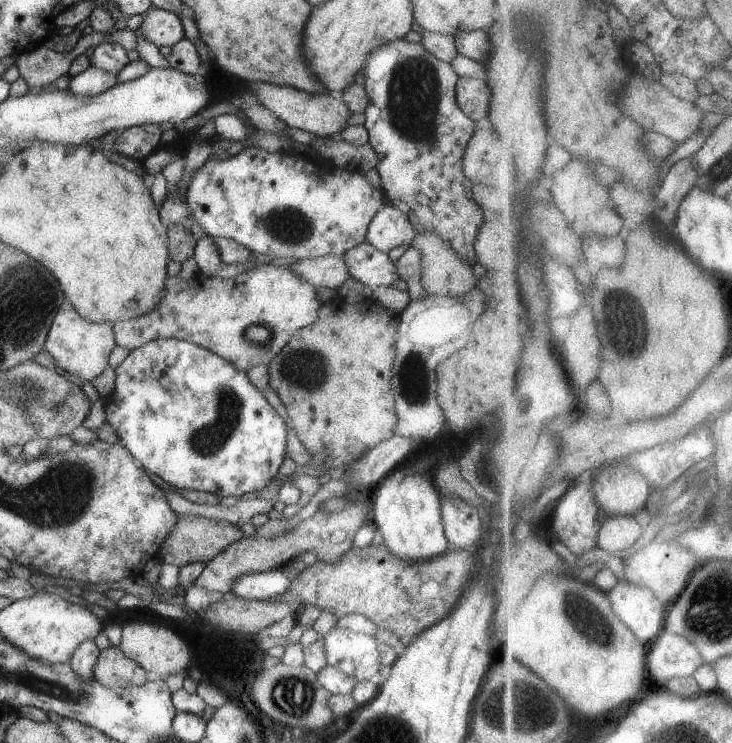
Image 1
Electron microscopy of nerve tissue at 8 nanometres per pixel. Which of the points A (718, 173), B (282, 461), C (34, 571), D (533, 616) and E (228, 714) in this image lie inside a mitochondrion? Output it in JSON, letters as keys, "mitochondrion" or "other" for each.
{"A":"mitochondrion","B":"other","C":"other","D":"other","E":"other"}

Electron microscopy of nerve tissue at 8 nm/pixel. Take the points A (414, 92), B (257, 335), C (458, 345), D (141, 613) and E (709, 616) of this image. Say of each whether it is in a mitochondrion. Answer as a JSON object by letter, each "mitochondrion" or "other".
{"A":"mitochondrion","B":"mitochondrion","C":"other","D":"other","E":"mitochondrion"}

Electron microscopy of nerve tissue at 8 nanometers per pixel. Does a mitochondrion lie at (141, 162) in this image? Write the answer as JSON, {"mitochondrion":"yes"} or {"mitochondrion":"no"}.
{"mitochondrion":"no"}

